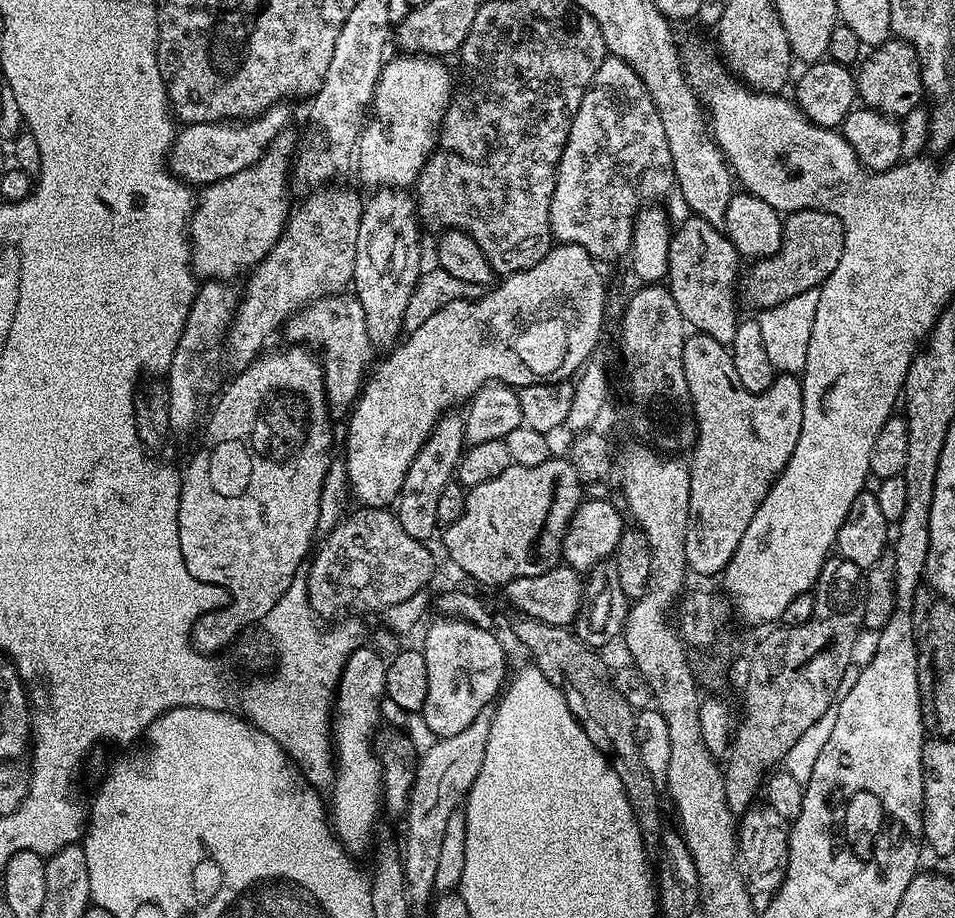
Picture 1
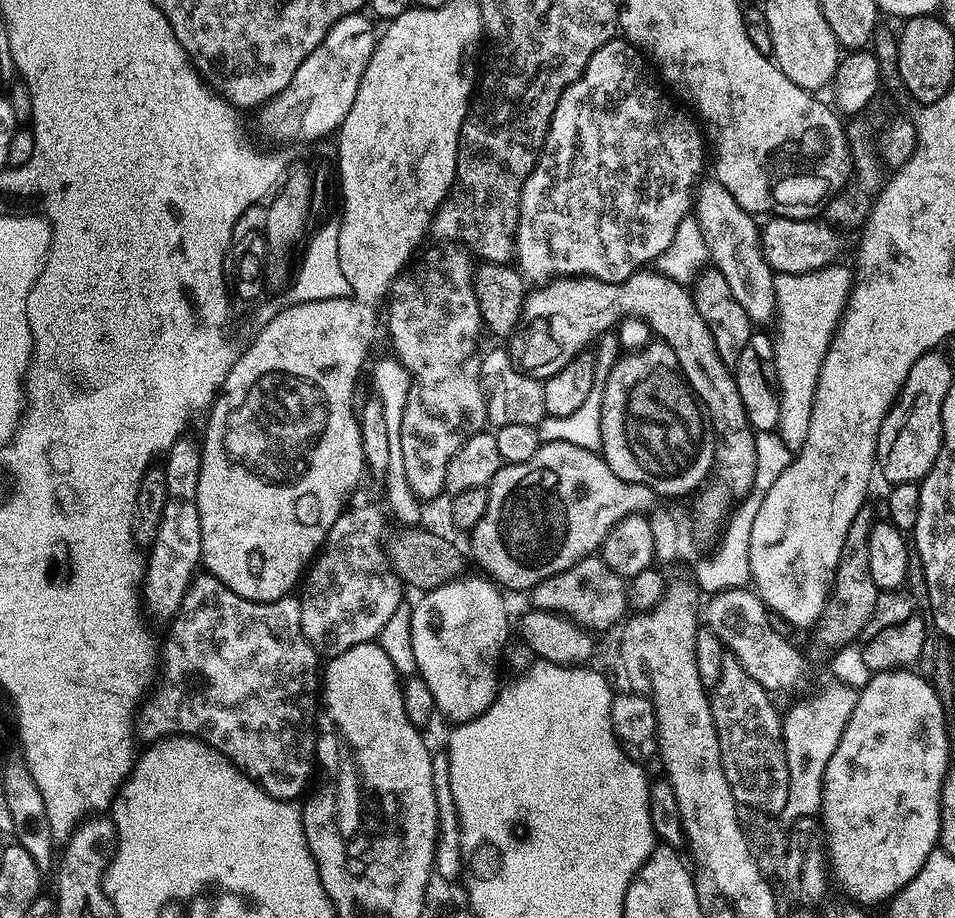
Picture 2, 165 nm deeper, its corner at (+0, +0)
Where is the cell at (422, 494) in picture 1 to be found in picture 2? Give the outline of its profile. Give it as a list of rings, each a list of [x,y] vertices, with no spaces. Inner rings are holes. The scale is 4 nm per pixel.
[[[436,242],[433,245],[433,248],[425,247],[409,263],[408,267],[397,276],[386,301],[386,309],[388,308],[388,336],[392,339],[393,350],[396,351],[393,352],[395,359],[399,360],[408,369],[412,377],[412,385],[408,391],[406,406],[402,414],[402,463],[406,469],[406,482],[410,482],[410,490],[414,492],[416,499],[421,502],[432,500],[436,495],[441,495],[444,492],[446,466],[450,466],[450,458],[454,458],[454,454],[458,454],[458,450],[475,432],[481,431],[488,424],[488,411],[484,401],[484,385],[480,383],[480,361],[482,356],[479,351],[476,353],[476,339],[479,338],[480,332],[482,333],[482,321],[478,310],[478,298],[474,294],[474,284],[472,282],[474,260],[461,245],[451,242]]]

